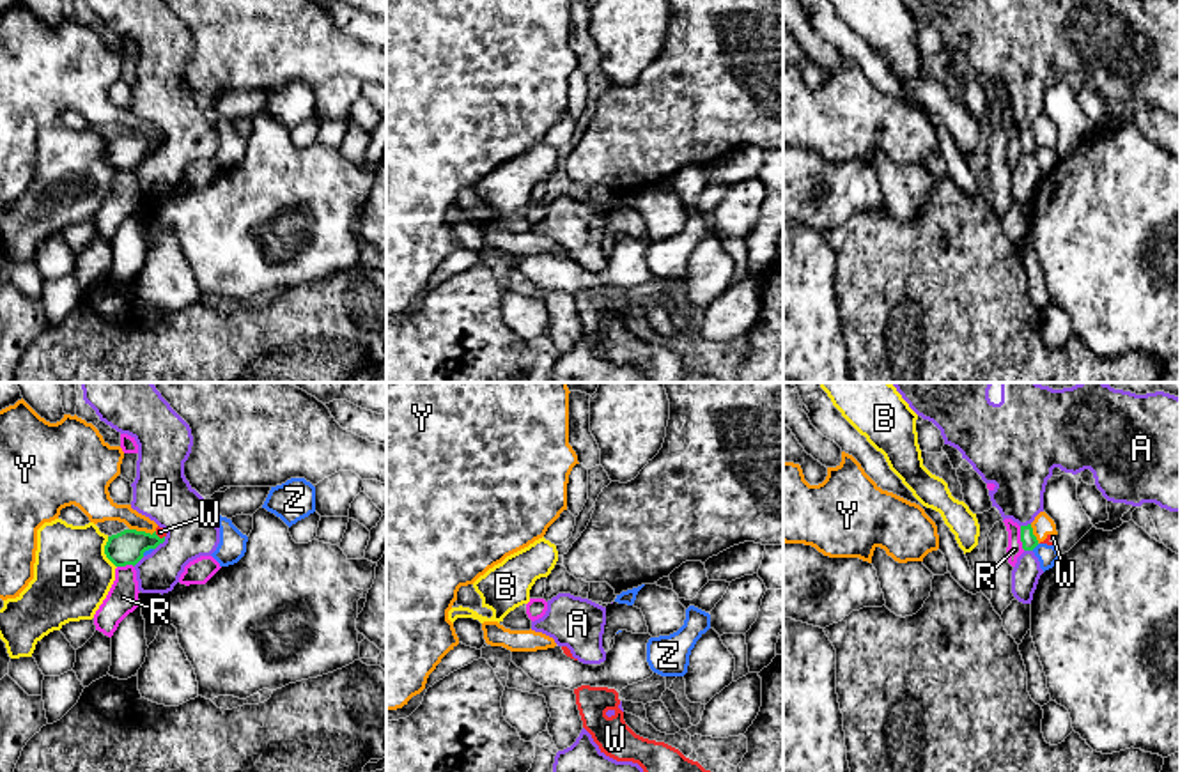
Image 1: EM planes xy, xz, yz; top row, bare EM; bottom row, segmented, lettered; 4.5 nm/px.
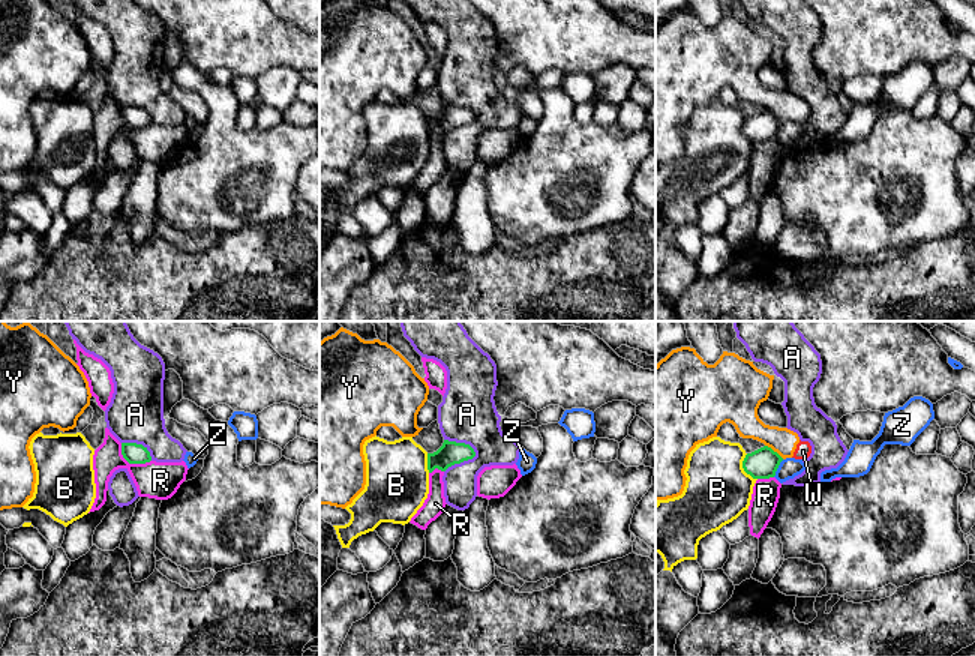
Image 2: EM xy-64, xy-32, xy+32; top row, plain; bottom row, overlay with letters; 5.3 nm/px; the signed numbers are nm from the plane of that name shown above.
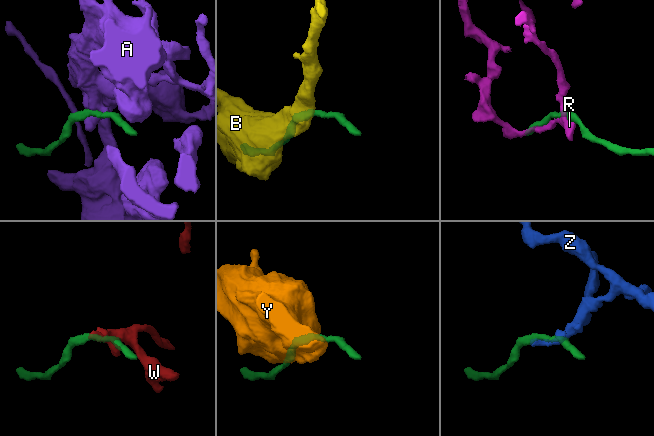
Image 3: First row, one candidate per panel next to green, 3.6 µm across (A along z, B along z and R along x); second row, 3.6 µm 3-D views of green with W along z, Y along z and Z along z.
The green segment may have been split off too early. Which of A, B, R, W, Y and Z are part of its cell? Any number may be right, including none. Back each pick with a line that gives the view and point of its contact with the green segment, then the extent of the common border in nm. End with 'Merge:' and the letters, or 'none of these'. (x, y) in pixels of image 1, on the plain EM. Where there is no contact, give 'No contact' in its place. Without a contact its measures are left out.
Merge: none of these

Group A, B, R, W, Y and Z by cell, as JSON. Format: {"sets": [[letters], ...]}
{"sets": [["A"], ["B"], ["R"], ["W", "Y"], ["Z"]]}

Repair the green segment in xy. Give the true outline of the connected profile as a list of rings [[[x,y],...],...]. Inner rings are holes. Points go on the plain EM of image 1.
[[[124,133],[108,140],[105,158],[115,170],[135,170],[144,161],[145,154],[156,152],[163,145],[165,140],[159,142],[156,135],[151,138],[145,135]]]

